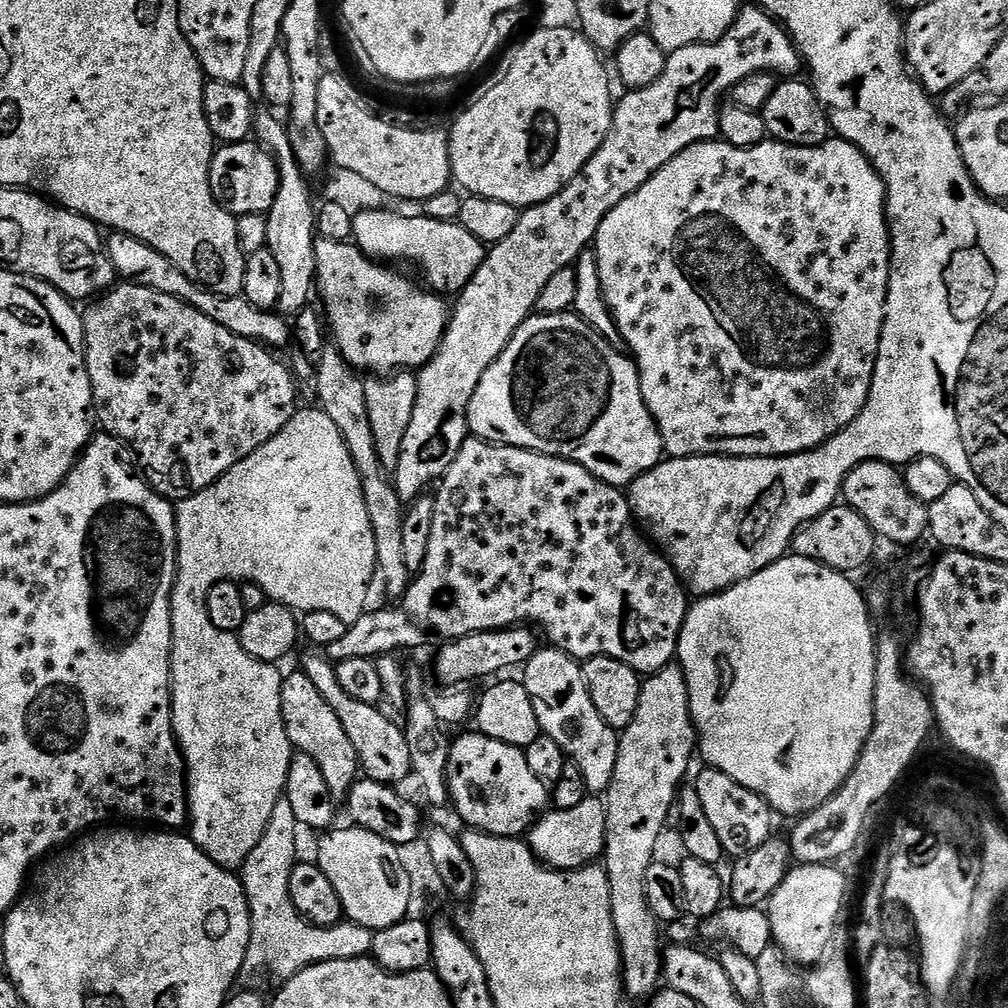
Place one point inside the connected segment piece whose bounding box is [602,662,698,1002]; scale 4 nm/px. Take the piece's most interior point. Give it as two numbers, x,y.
656,750

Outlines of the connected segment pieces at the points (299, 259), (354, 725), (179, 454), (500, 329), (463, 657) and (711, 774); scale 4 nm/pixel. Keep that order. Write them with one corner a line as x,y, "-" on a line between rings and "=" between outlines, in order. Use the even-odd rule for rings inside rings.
271,111
256,113
254,136
263,147
267,148
276,158
278,174
278,198
274,198
274,206
266,214
267,248
274,254
278,262
278,270
282,270
282,294
280,295
279,311
285,317
295,317
302,309
309,307
316,288
316,230
317,205
312,205
312,192
308,189
309,177
300,168
294,150
290,146
288,125
=
316,655
320,656
308,656
298,664
299,671
304,672
310,682
314,682
314,687
322,693
322,698
326,698
326,703
333,708
334,714
338,714
354,750
358,750
361,773
374,782
400,786
407,776
413,775
409,743
404,728
399,723
396,725
386,713
379,712
381,709
377,705
350,698
350,694
346,694
346,690
342,690
338,682
336,664
329,660
327,655
=
127,282
117,283
92,303
87,305
88,309
83,309
82,319
84,321
84,361
90,374
95,419
99,427
100,424
104,427
101,429
107,435
117,436
127,447
129,444
140,455
140,464
148,471
147,479
154,491
164,499
179,502
188,496
193,496
196,492
206,490
206,486
218,482
218,478
225,476
234,466
238,466
238,462
246,459
248,448
258,450
263,444
270,442
270,438
274,438
274,434
278,434
278,430
282,430
282,426
286,426
286,422
290,422
290,418
298,410
296,380
292,377
291,370
276,357
279,355
254,340
238,338
238,334
226,330
226,326
218,326
214,318
206,318
202,310
170,294
162,294
141,284
=
744,6
721,40
715,40
712,44
682,46
682,50
667,53
666,66
653,84
625,91
623,93
625,96
621,100
619,97
612,114
612,128
602,146
588,159
584,169
554,198
523,209
518,218
518,226
514,226
514,231
506,234
502,242
487,249
478,274
474,274
474,278
470,278
468,285
455,297
456,308
454,304
440,349
433,354
430,363
424,365
418,372
418,402
414,402
414,414
410,418
406,438
402,441
402,454
398,458
398,466
394,473
396,492
404,502
414,501
419,496
425,495
448,473
454,458
458,458
458,450
462,450
464,443
470,439
468,430
470,398
474,398
474,390
478,390
482,374
486,374
486,370
506,350
506,346
525,320
533,315
534,309
540,303
542,290
546,290
546,282
550,282
550,278
554,278
558,270
575,265
582,253
595,241
598,226
602,226
602,218
606,218
606,214
610,214
610,210
614,210
614,206
618,206
622,198
634,194
638,186
645,184
659,168
669,164
678,154
682,154
682,150
695,144
703,144
705,140
717,139
716,72
712,68
703,68
700,64
688,64
684,68
684,58
792,55
795,57
797,52
792,37
779,20
775,20
762,8
=
517,626
499,628
493,632
475,632
445,643
436,656
436,676
445,684
445,689
456,690
461,686
468,686
464,684
474,683
475,680
487,681
489,678
499,677
507,673
504,672
507,668
519,669
538,651
535,635
537,633
531,627
=
704,766
696,776
694,787
702,806
706,809
706,819
714,826
729,857
750,854
750,850
758,850
762,842
766,842
774,835
772,808
764,801
763,796
754,794
754,790
742,786
742,782
734,782
730,774
722,774
722,770

